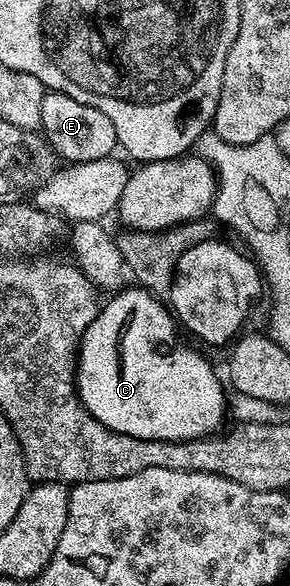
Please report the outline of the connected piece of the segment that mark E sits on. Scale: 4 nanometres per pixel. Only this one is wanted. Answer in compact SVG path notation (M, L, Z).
M44 91L41 98L42 135L60 161L80 164L93 162L97 158L105 158L116 151L119 139L115 133L113 122L101 114L93 106L85 106L85 102L77 102L77 98L69 98L60 92Z

